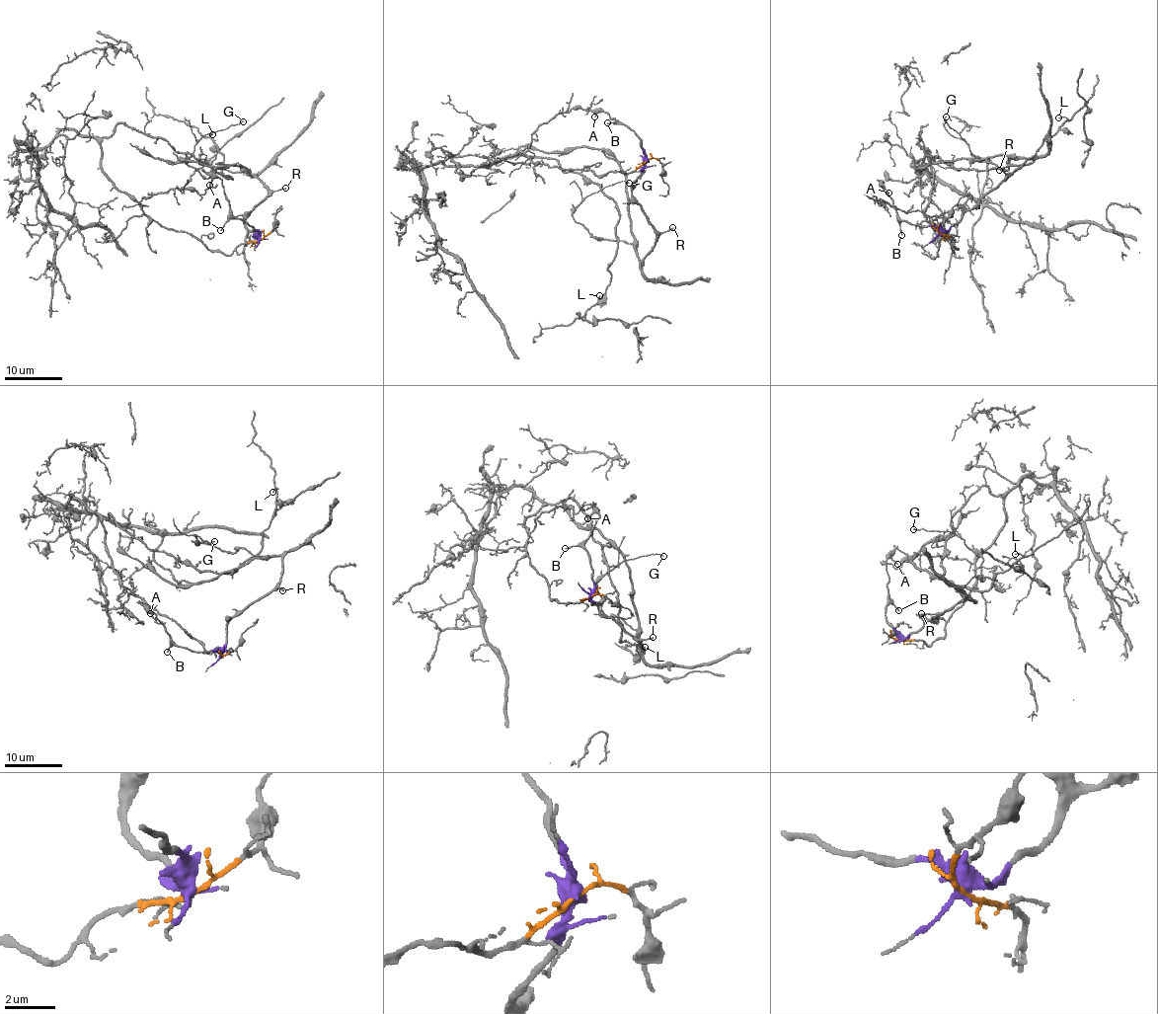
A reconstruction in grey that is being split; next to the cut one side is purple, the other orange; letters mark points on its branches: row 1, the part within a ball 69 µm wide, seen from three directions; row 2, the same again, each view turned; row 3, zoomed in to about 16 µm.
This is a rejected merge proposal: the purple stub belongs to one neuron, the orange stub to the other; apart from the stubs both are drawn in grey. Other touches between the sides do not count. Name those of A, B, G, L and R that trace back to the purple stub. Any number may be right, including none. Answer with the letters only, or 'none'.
A, B, G, R

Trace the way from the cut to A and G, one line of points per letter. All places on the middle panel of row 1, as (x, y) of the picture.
A: (647, 160), (640, 137), (612, 119), (607, 113), (600, 112), (594, 116)
G: (647, 160), (632, 197), (656, 244), (642, 260), (631, 243), (594, 236), (573, 211), (629, 182)

